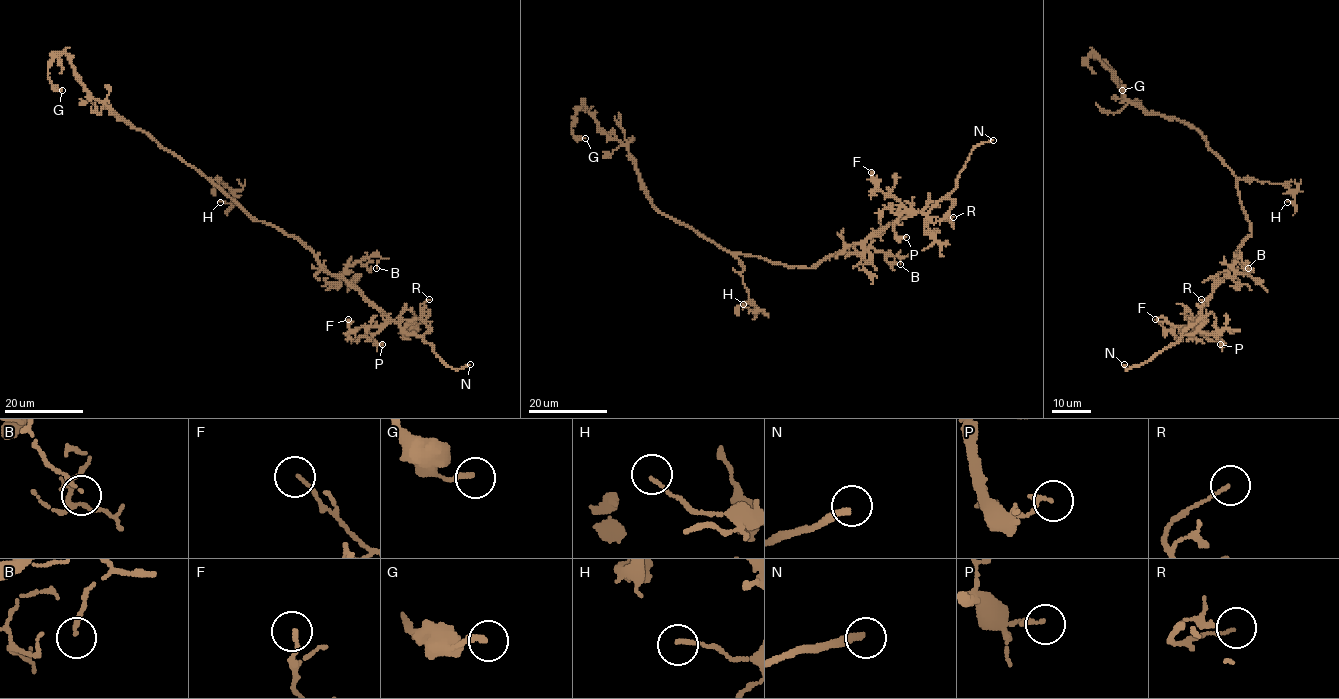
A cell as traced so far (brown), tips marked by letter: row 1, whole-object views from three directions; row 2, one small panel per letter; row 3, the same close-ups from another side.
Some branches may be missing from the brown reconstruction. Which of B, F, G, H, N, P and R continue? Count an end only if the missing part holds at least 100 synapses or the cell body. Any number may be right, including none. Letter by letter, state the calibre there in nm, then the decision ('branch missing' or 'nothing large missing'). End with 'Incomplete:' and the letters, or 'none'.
B: 130 nm thick; nothing large missing
F: 120 nm thick; nothing large missing
G: 200 nm thick; nothing large missing
H: 120 nm thick; nothing large missing
N: 240 nm thick; branch missing
P: 180 nm thick; nothing large missing
R: 100 nm thick; nothing large missing
Incomplete: N

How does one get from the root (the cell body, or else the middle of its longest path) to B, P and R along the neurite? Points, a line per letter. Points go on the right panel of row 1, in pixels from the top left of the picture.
B: (1240, 200), (1251, 233), (1240, 246), (1227, 275), (1234, 275), (1231, 268), (1240, 255), (1248, 268)
P: (1240, 200), (1251, 233), (1194, 324), (1198, 332), (1220, 344)
R: (1240, 200), (1251, 233), (1200, 311), (1197, 330), (1182, 335), (1199, 318), (1201, 299)

